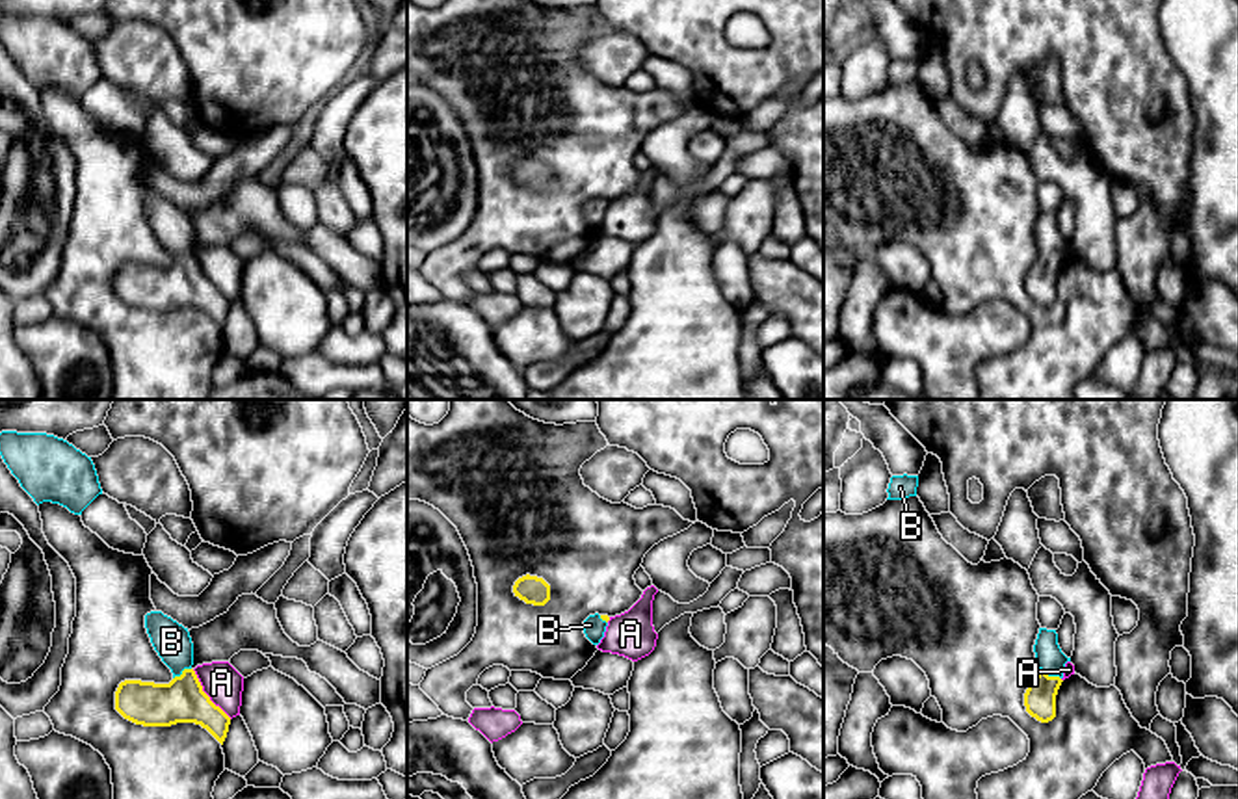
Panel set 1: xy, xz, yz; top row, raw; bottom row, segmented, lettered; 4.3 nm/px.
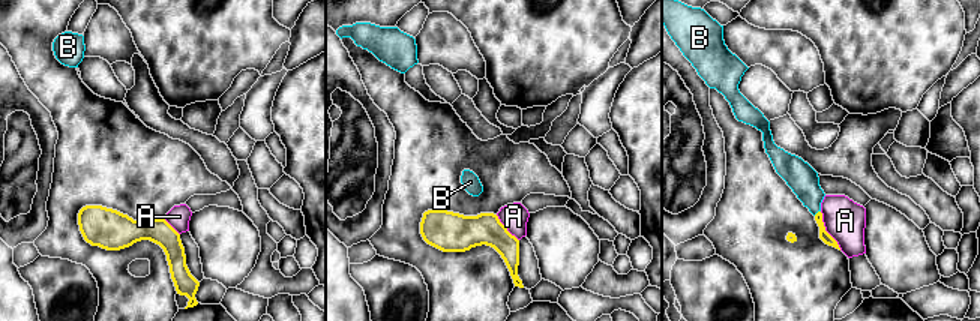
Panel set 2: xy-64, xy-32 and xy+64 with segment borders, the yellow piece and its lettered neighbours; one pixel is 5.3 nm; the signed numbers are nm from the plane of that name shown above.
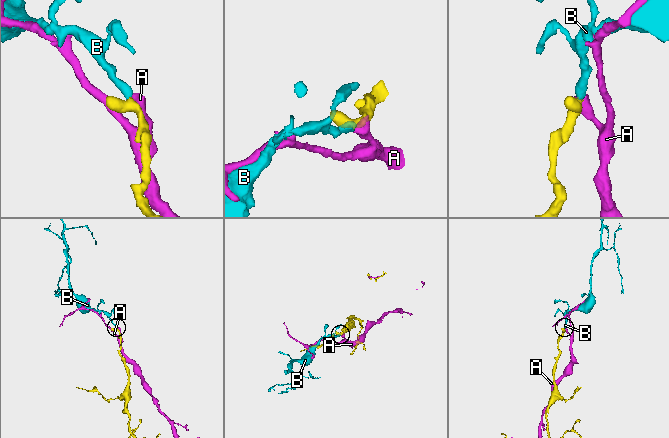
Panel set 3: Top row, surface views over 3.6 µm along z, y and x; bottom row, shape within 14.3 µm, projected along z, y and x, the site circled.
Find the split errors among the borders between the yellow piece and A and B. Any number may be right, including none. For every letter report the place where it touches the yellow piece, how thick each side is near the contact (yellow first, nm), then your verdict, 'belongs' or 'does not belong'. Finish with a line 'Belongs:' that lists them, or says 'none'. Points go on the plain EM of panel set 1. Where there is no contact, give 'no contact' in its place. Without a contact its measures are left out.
A: contact xy (207, 279); calibres 190 and 170 nm; does not belong
B: contact yz (1051, 261); calibres 140 and 120 nm; belongs
Belongs: B

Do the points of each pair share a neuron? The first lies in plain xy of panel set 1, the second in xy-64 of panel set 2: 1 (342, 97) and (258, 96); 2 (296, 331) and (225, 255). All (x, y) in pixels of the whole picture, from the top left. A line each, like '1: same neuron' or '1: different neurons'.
1: same neuron
2: same neuron

